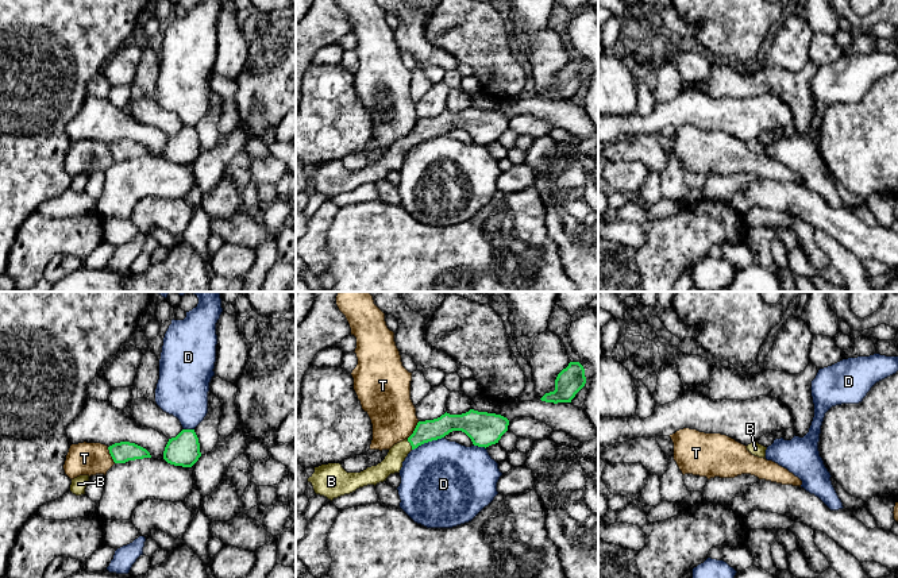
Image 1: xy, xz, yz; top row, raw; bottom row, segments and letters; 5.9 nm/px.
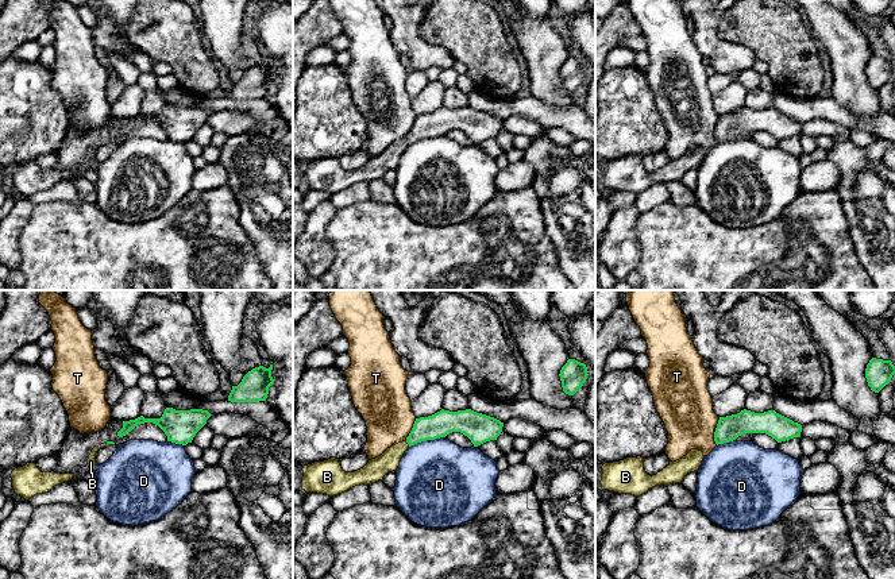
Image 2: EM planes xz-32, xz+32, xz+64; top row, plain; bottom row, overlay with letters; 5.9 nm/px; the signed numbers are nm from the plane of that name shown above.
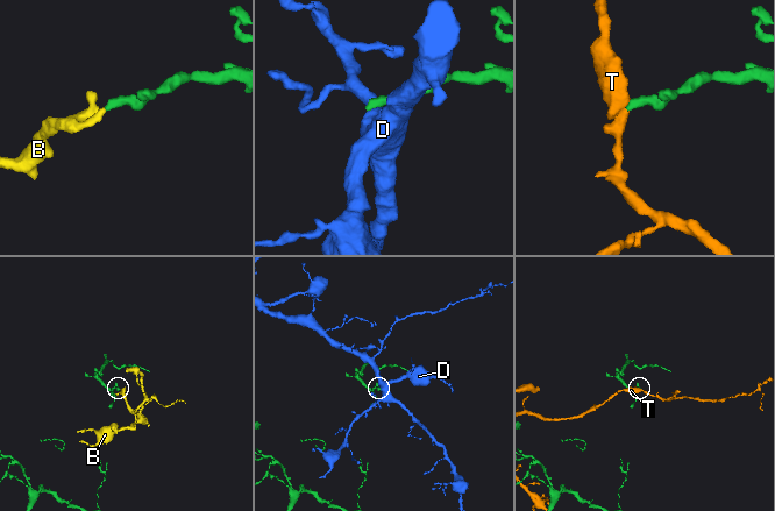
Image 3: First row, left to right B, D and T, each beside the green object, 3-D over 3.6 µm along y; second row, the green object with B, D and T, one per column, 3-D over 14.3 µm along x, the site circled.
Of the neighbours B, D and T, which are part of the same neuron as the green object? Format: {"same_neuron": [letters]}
{"same_neuron": ["B"]}

